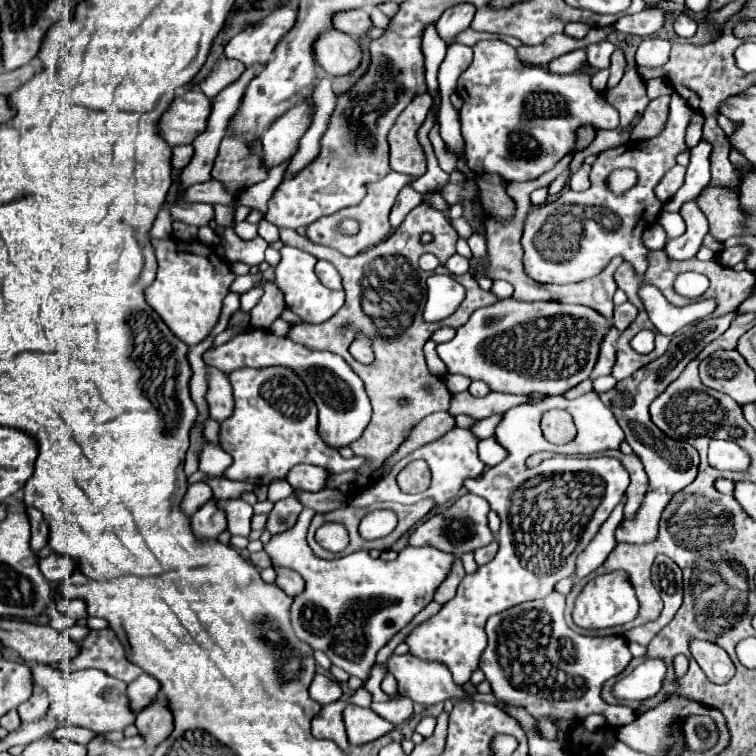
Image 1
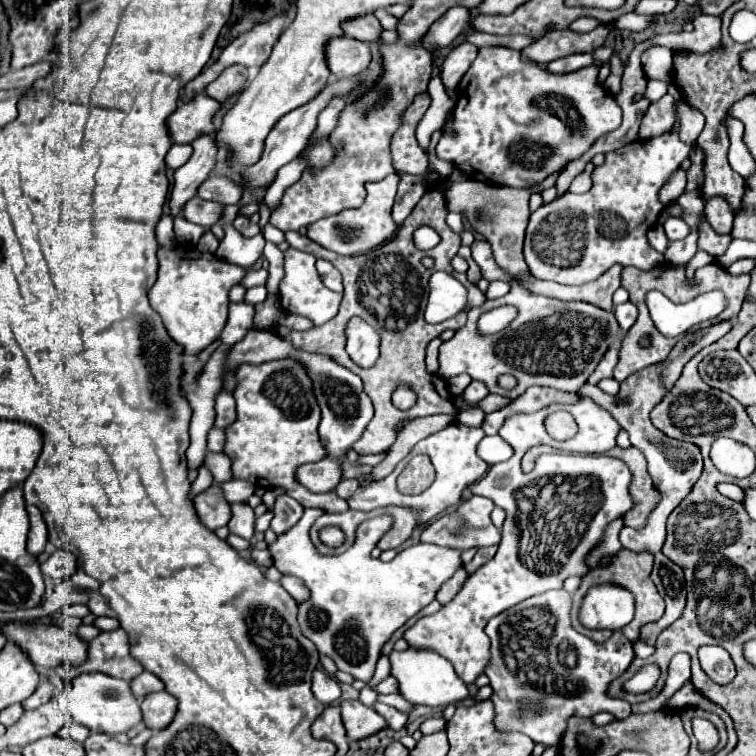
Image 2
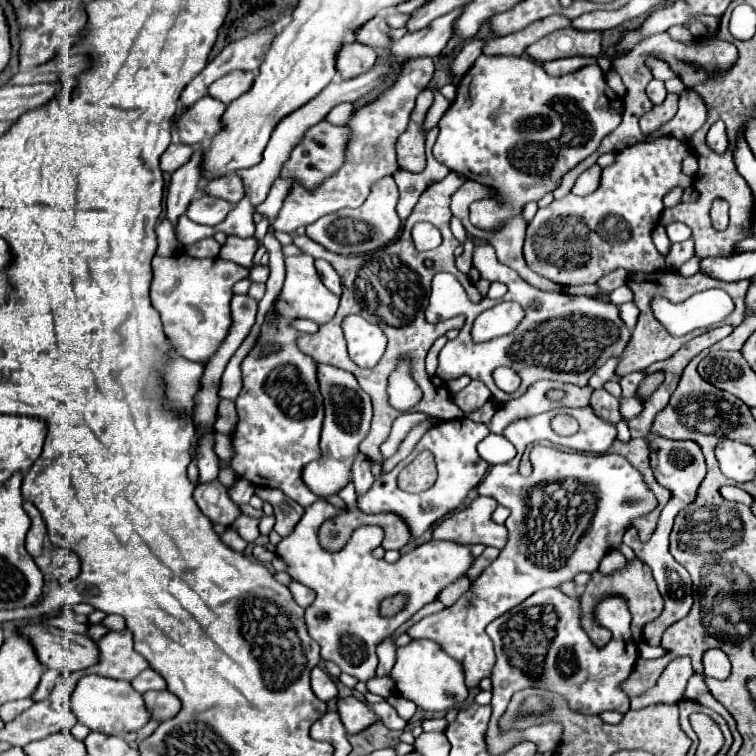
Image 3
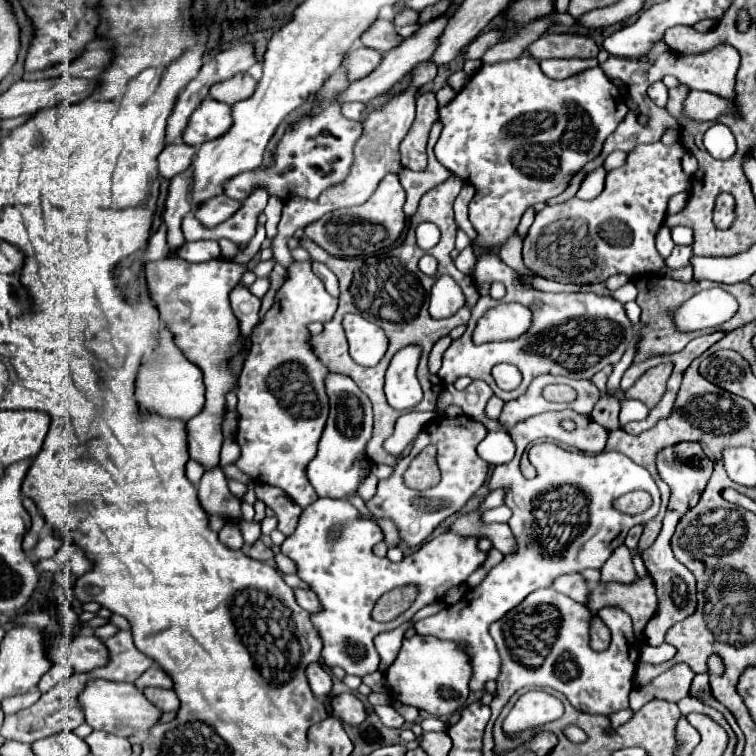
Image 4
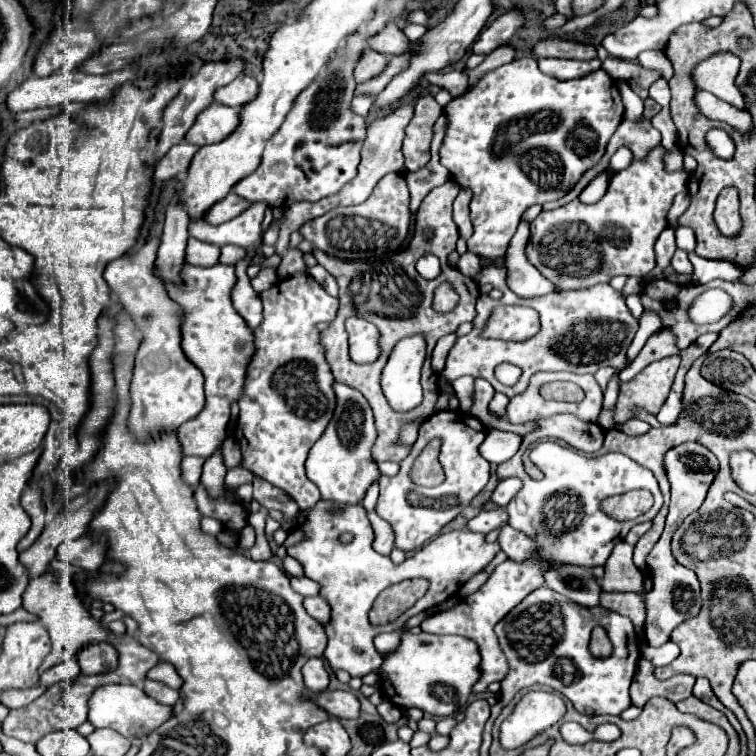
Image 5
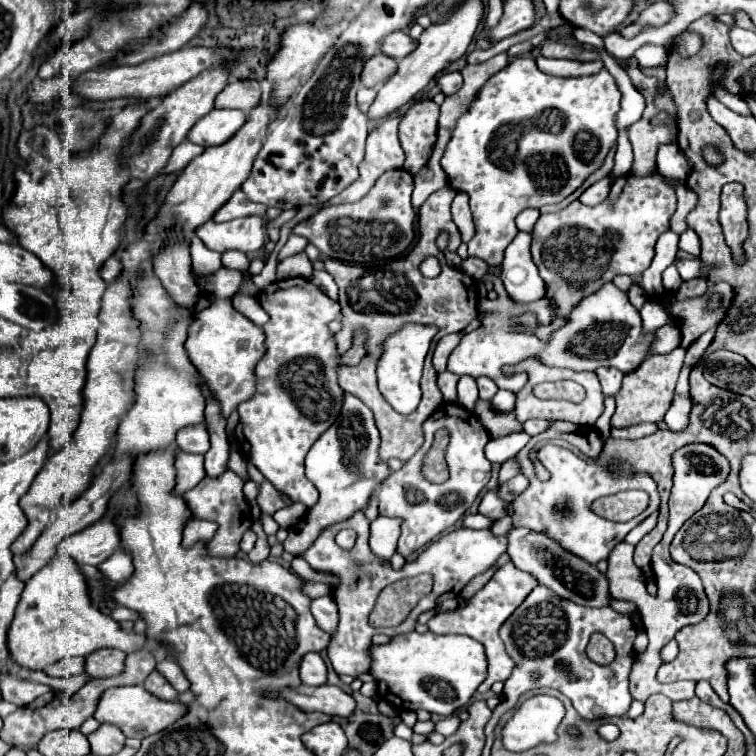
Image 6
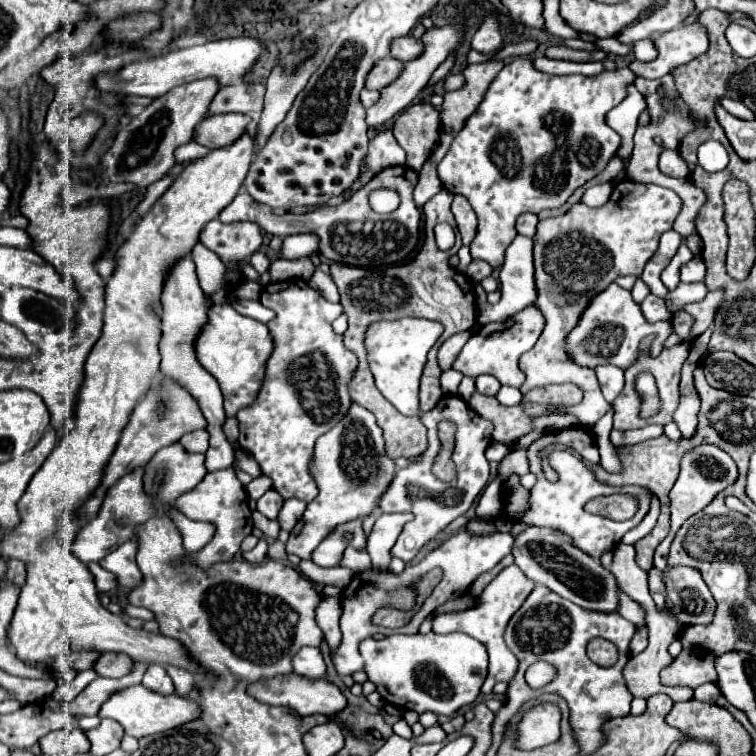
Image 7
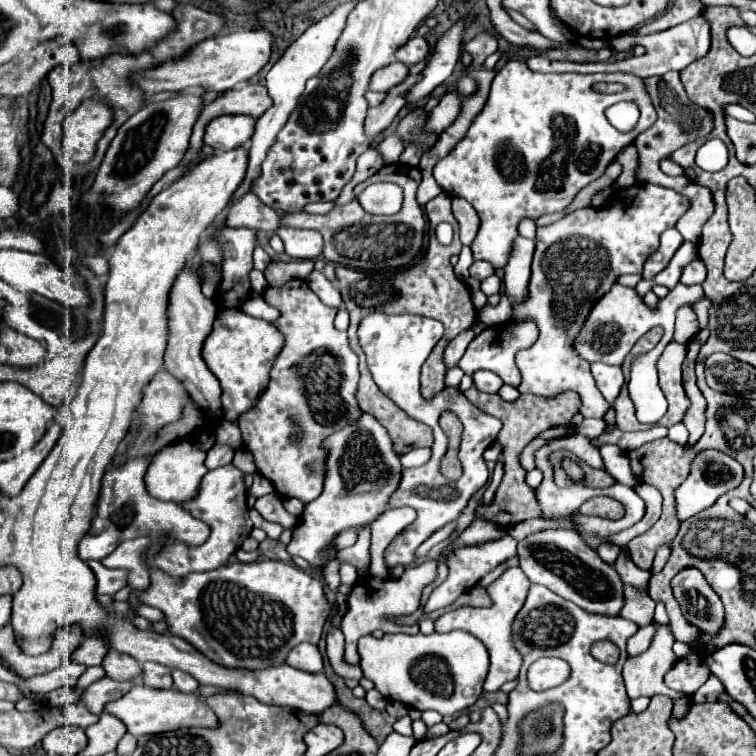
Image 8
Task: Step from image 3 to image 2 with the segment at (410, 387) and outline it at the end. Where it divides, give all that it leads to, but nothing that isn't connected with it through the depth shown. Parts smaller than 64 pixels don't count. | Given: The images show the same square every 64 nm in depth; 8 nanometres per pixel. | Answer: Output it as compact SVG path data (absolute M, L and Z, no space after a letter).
M398 384L394 394L392 394L392 403L400 410L411 408L417 401L417 395L408 388L406 384Z

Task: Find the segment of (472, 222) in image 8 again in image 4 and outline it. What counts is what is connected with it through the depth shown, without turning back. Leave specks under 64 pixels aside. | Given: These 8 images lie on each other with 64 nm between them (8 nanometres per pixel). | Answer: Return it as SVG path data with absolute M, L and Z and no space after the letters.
M464 184L464 188L460 190L460 194L458 194L456 202L454 202L455 222L459 228L464 230L464 232L470 236L470 240L476 236L476 232L474 232L474 228L472 228L472 224L469 222L467 213L472 196L474 196L474 188L468 186L468 184Z

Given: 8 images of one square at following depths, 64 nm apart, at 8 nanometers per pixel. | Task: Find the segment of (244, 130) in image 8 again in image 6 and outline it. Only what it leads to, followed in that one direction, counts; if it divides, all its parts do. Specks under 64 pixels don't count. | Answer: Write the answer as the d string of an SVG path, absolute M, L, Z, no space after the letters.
M212 110L192 132L188 134L188 140L200 146L220 146L226 140L230 140L240 126L246 122L246 114L240 110Z

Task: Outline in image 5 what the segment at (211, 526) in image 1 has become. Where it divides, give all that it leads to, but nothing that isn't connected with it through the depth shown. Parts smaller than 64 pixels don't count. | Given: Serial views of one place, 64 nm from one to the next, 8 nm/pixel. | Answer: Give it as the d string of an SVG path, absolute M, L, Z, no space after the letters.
M218 448L212 456L206 458L204 462L204 474L202 474L202 484L208 488L208 492L214 498L220 498L224 494L224 476L226 476L226 466L222 458L222 448Z

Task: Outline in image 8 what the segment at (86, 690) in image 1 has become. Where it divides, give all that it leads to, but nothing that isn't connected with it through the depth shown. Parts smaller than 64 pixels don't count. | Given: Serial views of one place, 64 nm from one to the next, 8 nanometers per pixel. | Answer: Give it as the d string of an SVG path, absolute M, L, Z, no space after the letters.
M144 684L132 686L132 690L122 696L120 700L114 700L106 706L106 712L112 712L116 718L120 718L128 732L134 736L140 734L162 734L168 730L180 730L180 728L218 728L218 716L214 710L196 694L184 694L176 688L170 690L158 690Z

